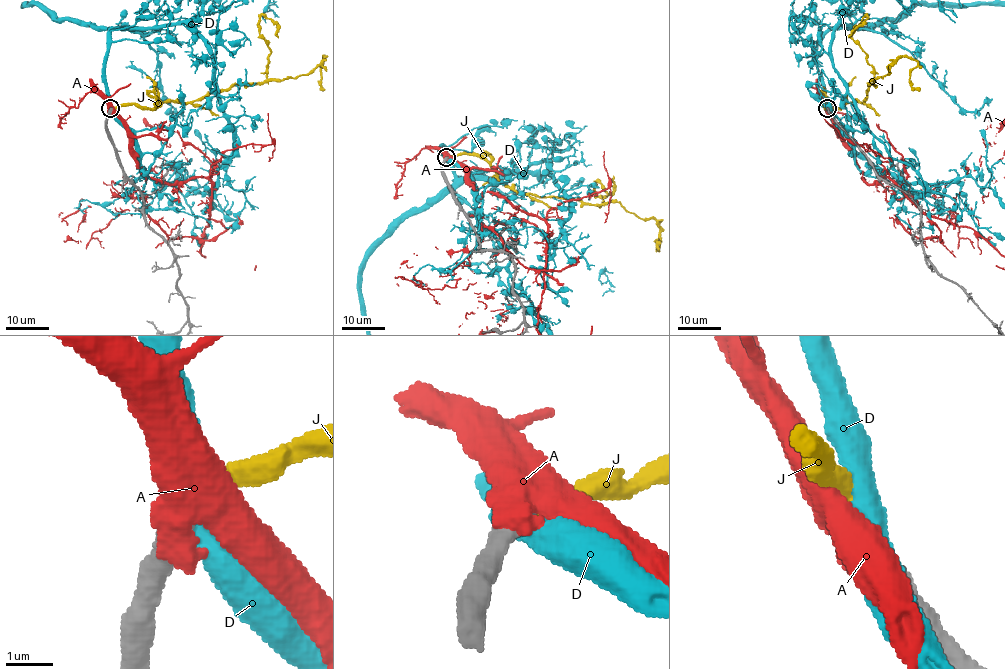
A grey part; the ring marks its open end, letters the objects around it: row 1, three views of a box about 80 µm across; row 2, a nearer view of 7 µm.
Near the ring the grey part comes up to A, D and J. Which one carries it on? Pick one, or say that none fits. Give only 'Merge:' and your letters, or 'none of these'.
Merge: none of these

